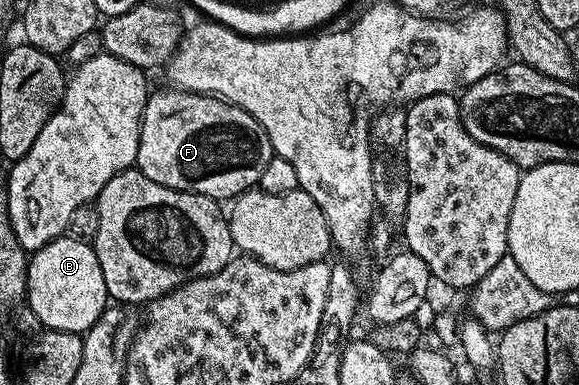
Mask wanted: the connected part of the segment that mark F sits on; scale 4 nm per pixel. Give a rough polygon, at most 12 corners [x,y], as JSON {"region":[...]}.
{"region":[[154,90],[136,170],[232,201],[274,156],[223,99]]}

